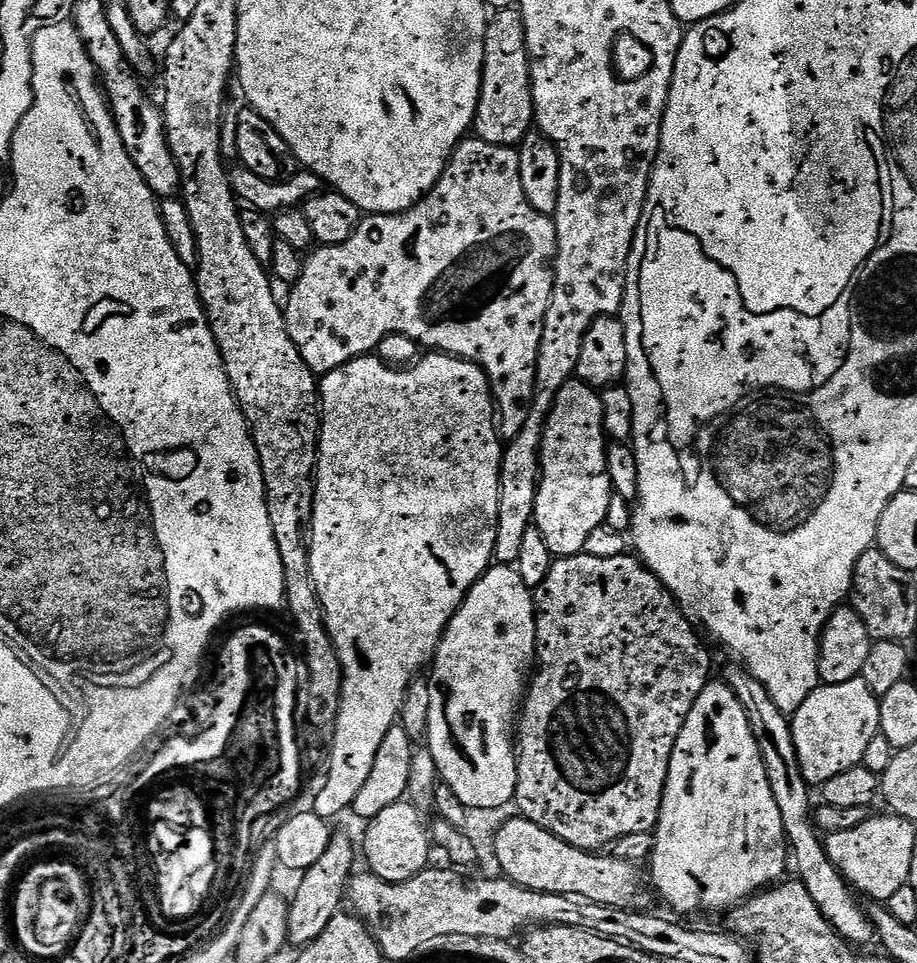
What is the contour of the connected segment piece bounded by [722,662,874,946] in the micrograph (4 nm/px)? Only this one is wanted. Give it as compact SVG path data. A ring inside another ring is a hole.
M740 662L732 663L736 664L725 666L722 680L734 690L738 702L742 702L742 710L746 710L748 715L750 730L754 734L754 742L758 742L758 750L762 754L762 762L766 766L766 778L770 778L770 790L774 794L774 802L778 802L778 814L782 814L782 826L784 827L787 847L790 849L790 860L794 865L794 872L795 868L797 872L795 875L800 883L806 886L806 890L810 890L810 898L814 898L814 906L818 906L822 918L826 918L826 922L830 922L830 926L843 940L847 940L853 946L873 943L872 920L868 917L865 905L863 903L860 905L856 901L858 899L857 893L850 887L844 875L836 869L834 862L830 862L825 841L818 835L817 825L814 823L813 789L806 782L806 778L802 774L802 766L798 762L798 750L794 746L794 734L792 733L792 721L789 713L778 710L774 698L770 698L770 690L766 690L766 686L762 686L762 682L758 682L758 678L754 678L754 674L750 674L747 666Z

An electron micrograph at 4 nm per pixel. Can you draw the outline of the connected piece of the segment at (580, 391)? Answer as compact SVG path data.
M573 378L558 394L544 428L540 451L540 489L534 527L542 530L553 557L579 556L588 539L605 527L614 489L608 473L603 402L597 389Z

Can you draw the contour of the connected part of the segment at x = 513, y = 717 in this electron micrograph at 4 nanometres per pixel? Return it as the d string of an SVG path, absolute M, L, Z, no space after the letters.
M496 564L470 589L462 606L449 622L440 647L436 649L436 673L430 676L426 747L434 754L441 781L448 784L454 794L458 794L469 810L500 808L503 804L513 803L518 755L514 747L514 729L518 724L518 713L524 703L535 660L536 602L533 589L522 582L515 567Z

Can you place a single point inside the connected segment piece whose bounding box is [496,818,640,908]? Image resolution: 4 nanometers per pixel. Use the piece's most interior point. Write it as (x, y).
(532, 857)

